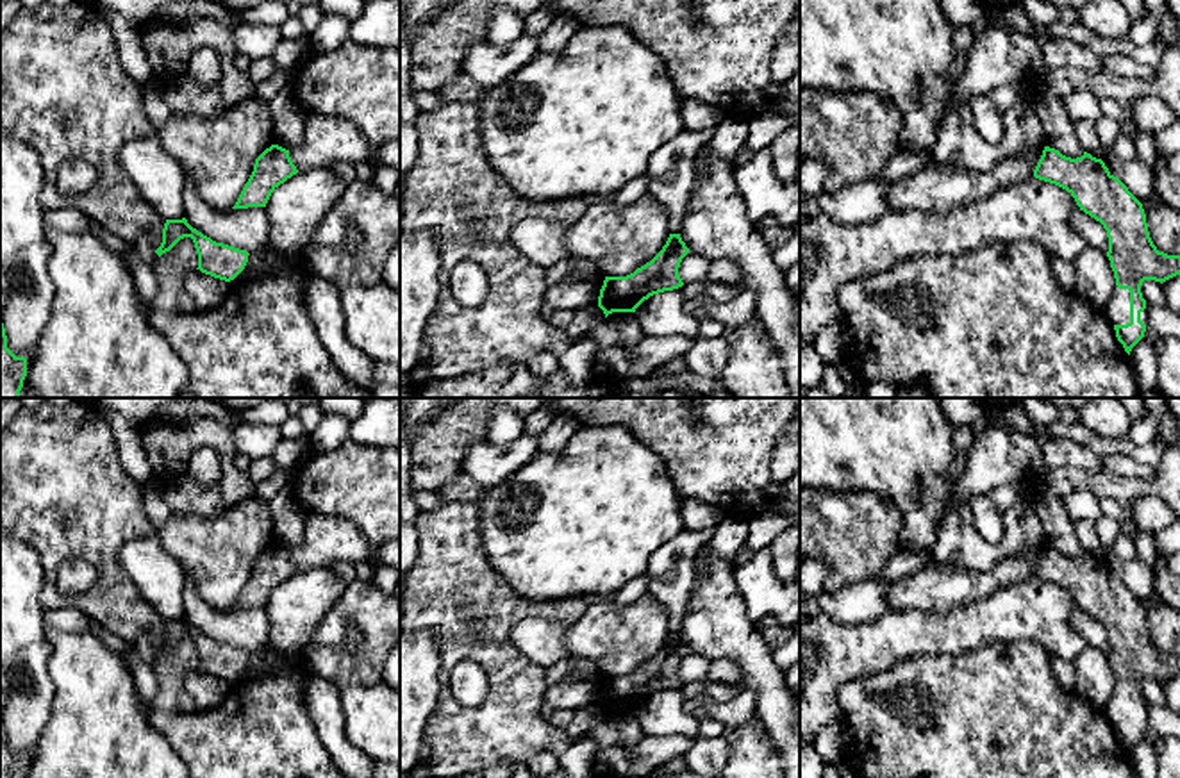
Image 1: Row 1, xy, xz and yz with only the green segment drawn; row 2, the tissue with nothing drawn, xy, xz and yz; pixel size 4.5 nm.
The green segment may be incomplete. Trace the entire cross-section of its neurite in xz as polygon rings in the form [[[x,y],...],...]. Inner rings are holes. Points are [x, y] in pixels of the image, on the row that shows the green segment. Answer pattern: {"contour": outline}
{"contour": [[[669,234],[650,262],[627,277],[605,277],[598,296],[605,318],[612,312],[636,312],[650,296],[682,287],[678,268],[687,253],[689,248],[680,234]]]}

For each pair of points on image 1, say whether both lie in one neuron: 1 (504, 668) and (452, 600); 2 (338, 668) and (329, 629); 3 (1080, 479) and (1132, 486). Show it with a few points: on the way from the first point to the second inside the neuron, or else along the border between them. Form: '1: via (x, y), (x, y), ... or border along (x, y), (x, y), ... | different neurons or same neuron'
1: via (484, 650), (475, 648), (452, 625), (452, 620) | same neuron
2: via (332, 659), (329, 655), (329, 637) | same neuron
3: via (1093, 482), (1120, 486) | same neuron

